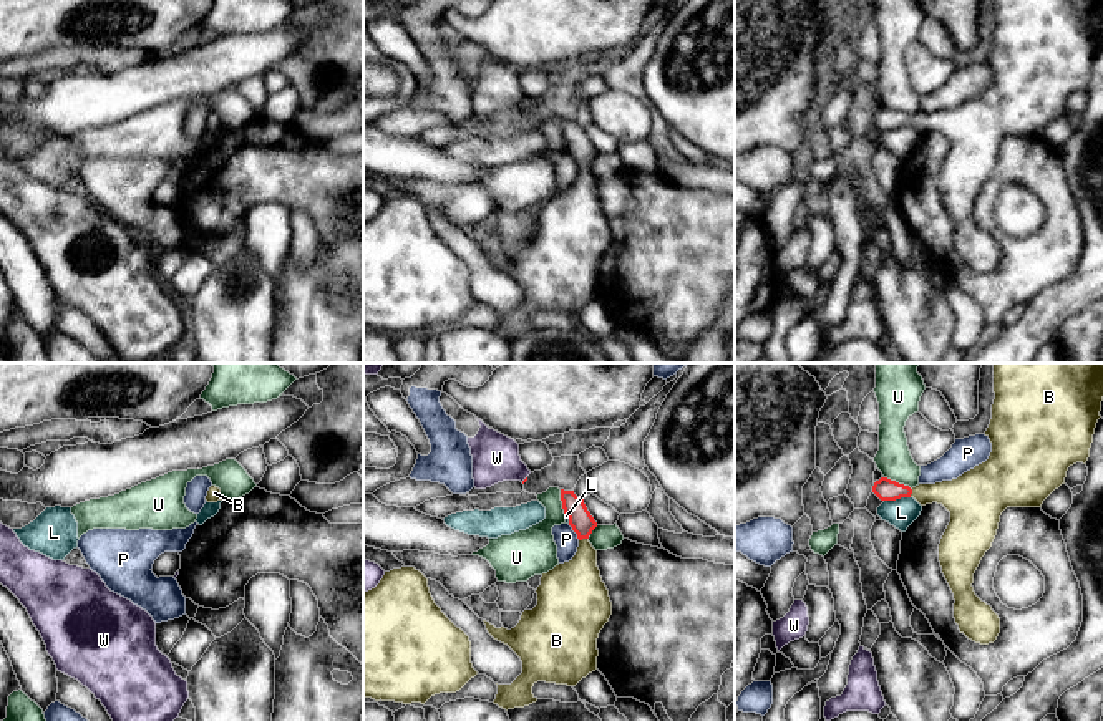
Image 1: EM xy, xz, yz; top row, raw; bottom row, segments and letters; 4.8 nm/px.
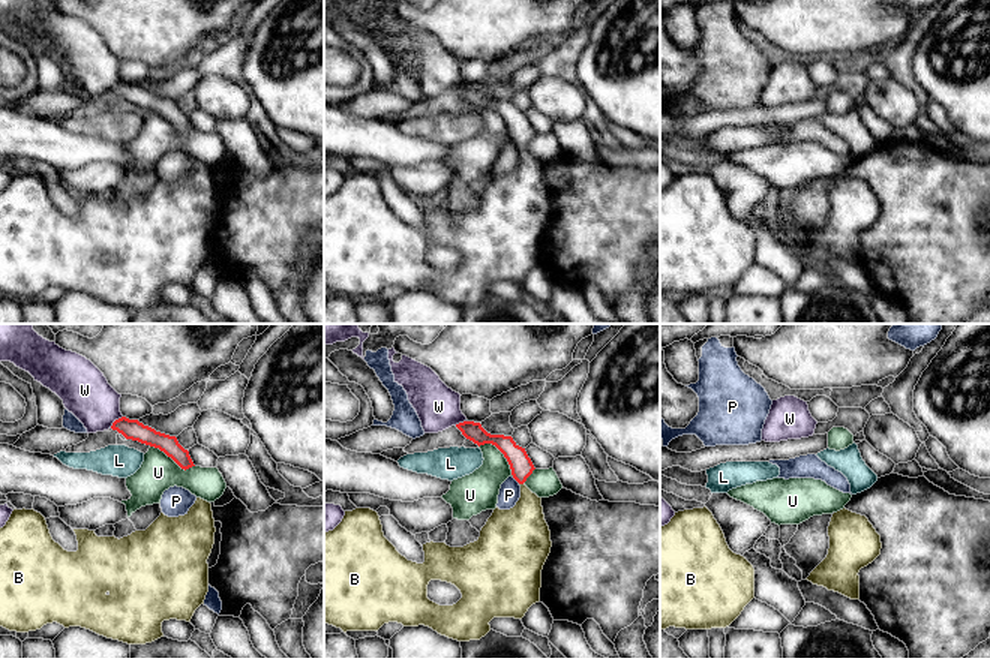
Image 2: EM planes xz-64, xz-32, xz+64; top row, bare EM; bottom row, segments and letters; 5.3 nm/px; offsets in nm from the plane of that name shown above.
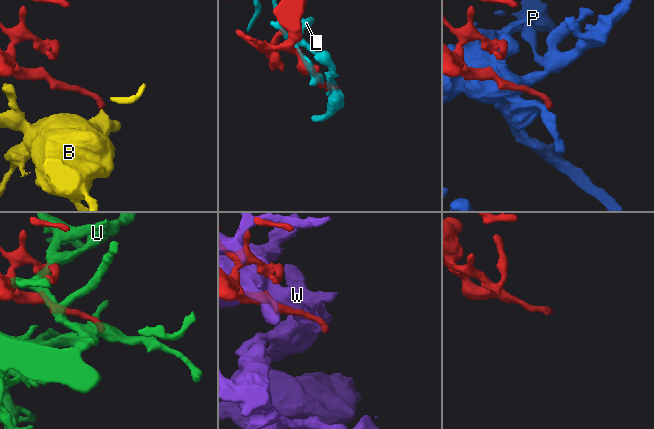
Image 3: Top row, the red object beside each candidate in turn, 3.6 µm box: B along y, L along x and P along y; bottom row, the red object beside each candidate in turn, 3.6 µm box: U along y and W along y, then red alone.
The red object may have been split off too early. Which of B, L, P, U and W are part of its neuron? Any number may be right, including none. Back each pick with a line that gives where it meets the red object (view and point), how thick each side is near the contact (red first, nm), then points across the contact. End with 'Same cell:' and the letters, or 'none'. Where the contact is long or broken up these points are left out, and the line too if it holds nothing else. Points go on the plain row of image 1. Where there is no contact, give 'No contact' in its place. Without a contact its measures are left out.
B: Touches red at xz (583, 166). Thickness 120 nm (red) against 260 nm. Path across: xz (581, 150), (583, 166), (583, 201), (574, 216)
Same cell: B

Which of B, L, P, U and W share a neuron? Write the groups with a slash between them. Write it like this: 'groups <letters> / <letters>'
groups B / L / P / U / W

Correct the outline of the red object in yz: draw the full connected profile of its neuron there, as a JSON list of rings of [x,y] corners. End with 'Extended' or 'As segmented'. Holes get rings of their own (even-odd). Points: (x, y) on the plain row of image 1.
[[[994,0],[994,22],[992,48],[985,60],[985,65],[992,71],[992,81],[985,91],[964,101],[957,108],[919,113],[912,118],[887,106],[881,106],[872,114],[872,121],[881,129],[914,126],[921,134],[937,131],[950,141],[950,151],[939,172],[939,191],[954,222],[955,252],[960,262],[980,273],[989,273],[997,269],[1000,247],[990,234],[975,224],[972,215],[974,202],[985,181],[992,176],[1000,144],[1007,136],[1042,136],[1043,129],[1065,113],[1070,94],[1076,91],[1086,93],[1095,56],[1101,46],[1103,0]]]. Extended

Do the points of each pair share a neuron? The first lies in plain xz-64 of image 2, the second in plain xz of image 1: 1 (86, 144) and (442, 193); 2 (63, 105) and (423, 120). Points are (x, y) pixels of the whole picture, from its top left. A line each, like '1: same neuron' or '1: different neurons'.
1: different neurons
2: same neuron

